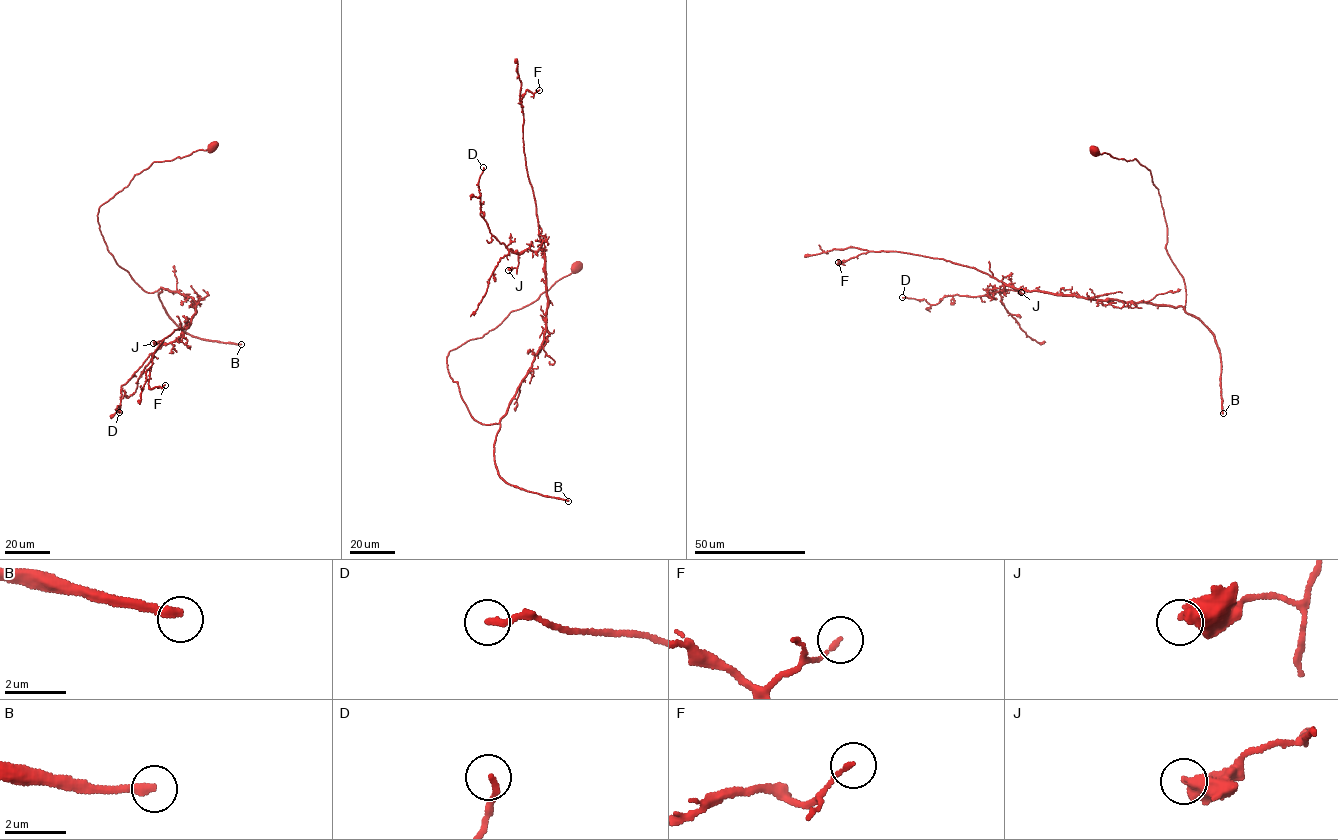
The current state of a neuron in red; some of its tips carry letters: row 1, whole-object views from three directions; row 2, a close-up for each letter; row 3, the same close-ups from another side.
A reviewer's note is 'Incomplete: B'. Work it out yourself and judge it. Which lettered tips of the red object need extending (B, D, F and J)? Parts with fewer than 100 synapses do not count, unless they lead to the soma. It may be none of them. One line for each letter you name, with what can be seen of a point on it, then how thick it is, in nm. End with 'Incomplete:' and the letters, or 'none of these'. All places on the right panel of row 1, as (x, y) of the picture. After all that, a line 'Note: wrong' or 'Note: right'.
B: Place: (1223, 413). Thickness 320 nm
Incomplete: B
Note: right

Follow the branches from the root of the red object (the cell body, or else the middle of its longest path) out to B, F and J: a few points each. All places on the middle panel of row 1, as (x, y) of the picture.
B: (576, 267), (482, 337), (449, 351), (446, 361), (471, 417), (500, 424), (493, 454), (500, 478), (568, 501)
F: (576, 267), (449, 351), (449, 375), (474, 419), (498, 423), (544, 337), (545, 258), (521, 100), (539, 90)
J: (576, 267), (449, 351), (449, 375), (486, 424), (506, 412), (546, 326), (544, 251), (525, 249), (508, 270)

